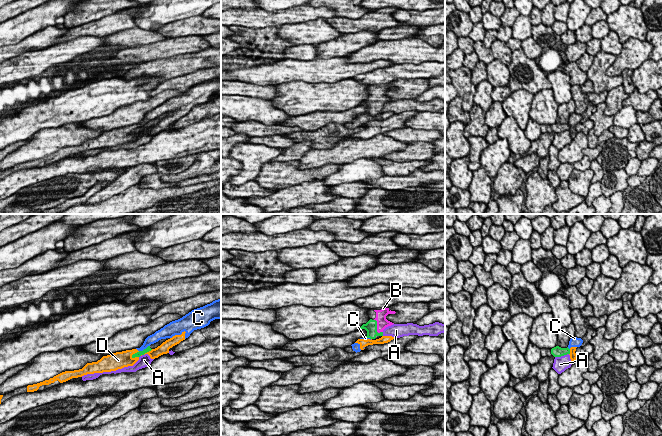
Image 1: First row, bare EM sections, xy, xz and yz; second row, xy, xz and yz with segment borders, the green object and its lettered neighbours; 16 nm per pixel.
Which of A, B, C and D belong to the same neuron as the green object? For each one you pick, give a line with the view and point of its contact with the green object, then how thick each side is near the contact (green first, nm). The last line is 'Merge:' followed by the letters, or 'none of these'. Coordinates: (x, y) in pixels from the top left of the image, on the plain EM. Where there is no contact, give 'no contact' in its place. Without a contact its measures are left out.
B: meets green in xz at (376, 104); 190 nm thick on the green side, 180 nm on the other
Merge: B

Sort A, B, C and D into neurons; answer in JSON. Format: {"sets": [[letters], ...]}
{"sets": [["A"], ["B"], ["C", "D"]]}

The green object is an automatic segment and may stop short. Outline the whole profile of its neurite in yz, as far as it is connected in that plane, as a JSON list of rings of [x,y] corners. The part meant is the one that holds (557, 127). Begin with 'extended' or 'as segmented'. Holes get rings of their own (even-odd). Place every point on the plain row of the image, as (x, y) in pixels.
as segmented; [[[556,122],[556,123],[551,125],[551,130],[554,133],[561,133],[561,132],[570,130],[570,125],[568,123],[567,124],[561,124],[559,122]]]

